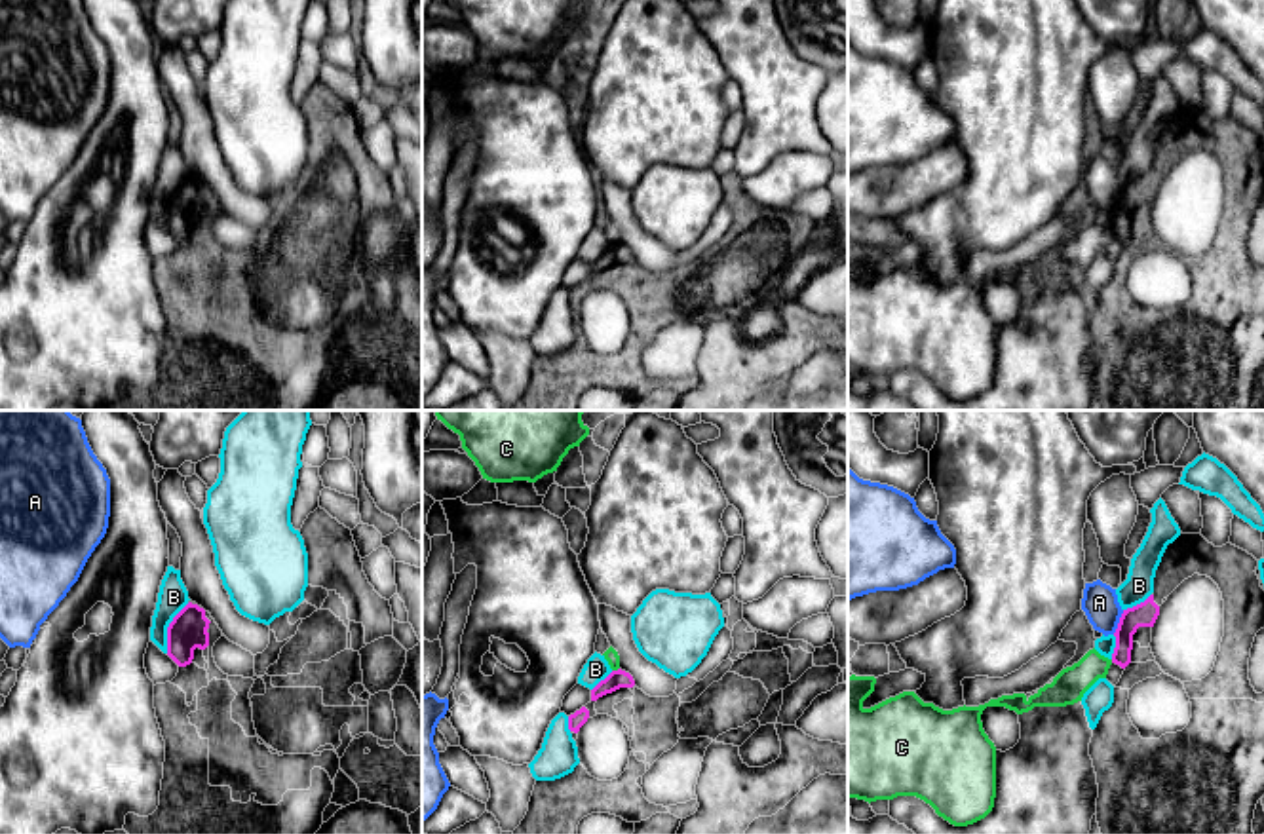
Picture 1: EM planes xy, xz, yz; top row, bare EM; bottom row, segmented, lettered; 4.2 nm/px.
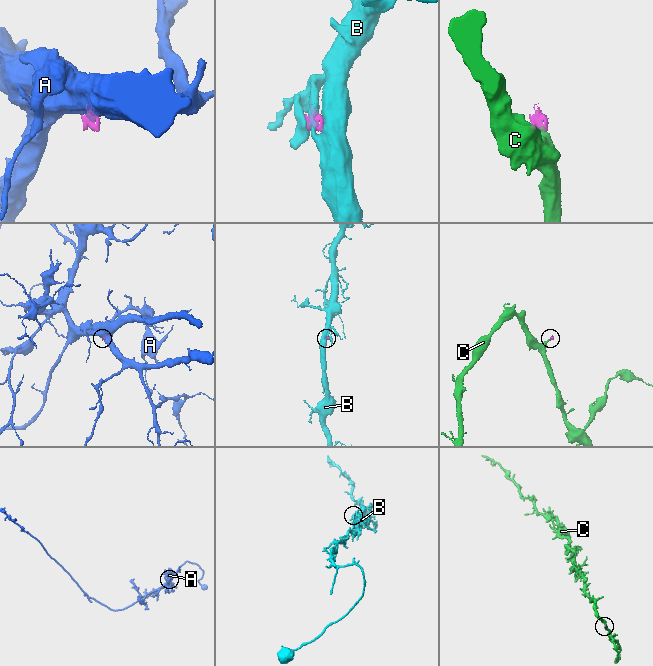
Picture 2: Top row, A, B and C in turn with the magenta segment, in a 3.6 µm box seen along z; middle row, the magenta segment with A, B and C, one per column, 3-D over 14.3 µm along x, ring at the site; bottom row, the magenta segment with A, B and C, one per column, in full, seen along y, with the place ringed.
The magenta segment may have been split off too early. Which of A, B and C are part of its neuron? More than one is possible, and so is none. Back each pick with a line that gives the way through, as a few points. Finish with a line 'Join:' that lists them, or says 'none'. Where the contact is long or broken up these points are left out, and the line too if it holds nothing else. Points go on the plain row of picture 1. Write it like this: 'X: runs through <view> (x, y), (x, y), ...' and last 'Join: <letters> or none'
Join: none

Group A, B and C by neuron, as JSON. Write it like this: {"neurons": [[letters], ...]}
{"neurons": [["A"], ["B"], ["C"]]}

